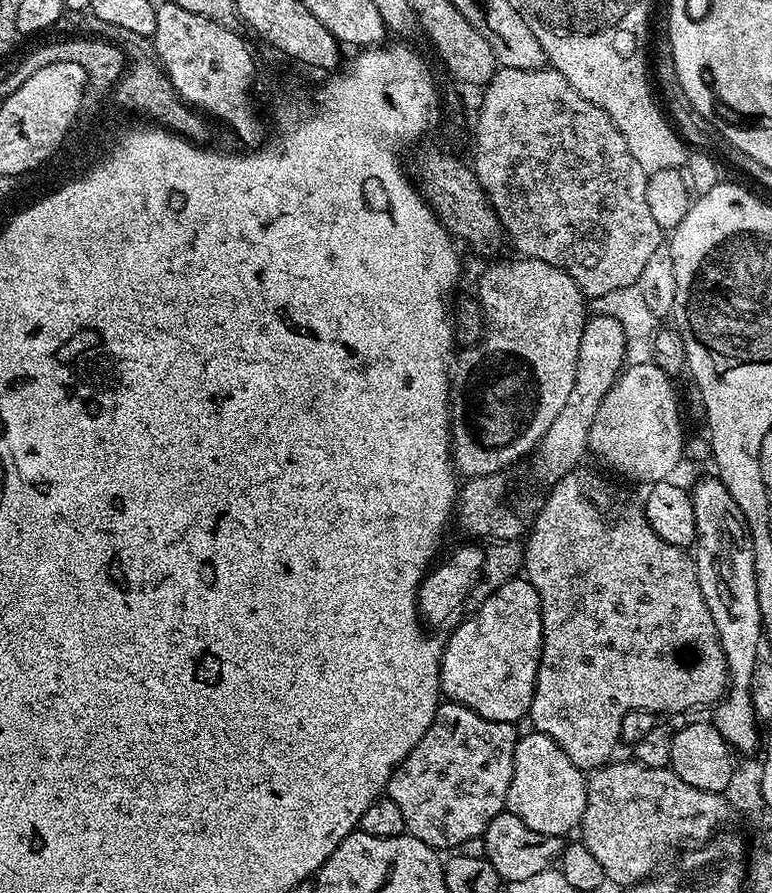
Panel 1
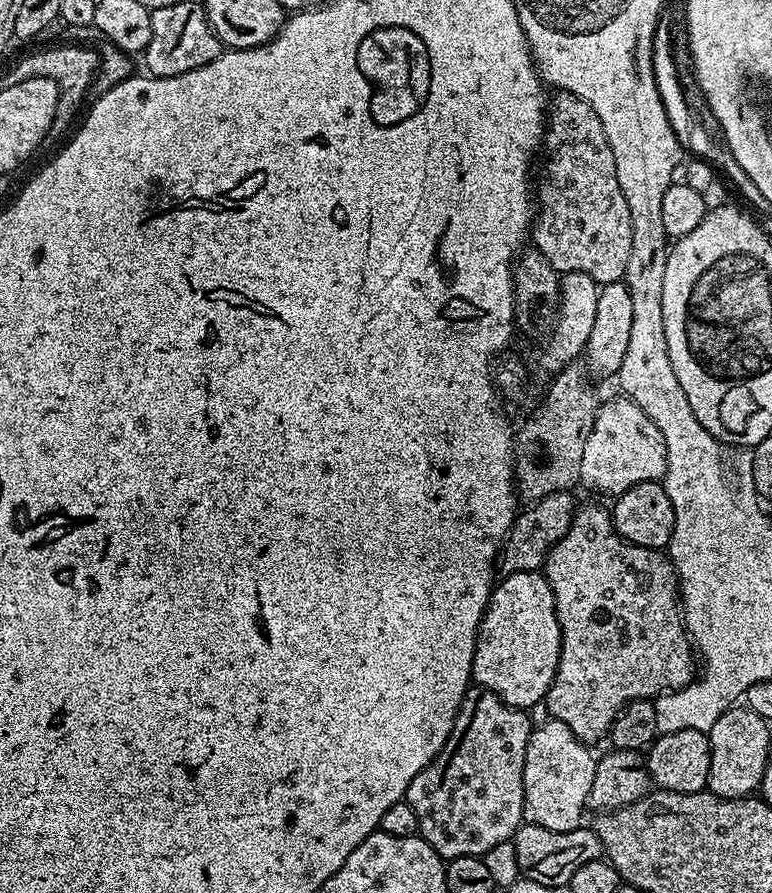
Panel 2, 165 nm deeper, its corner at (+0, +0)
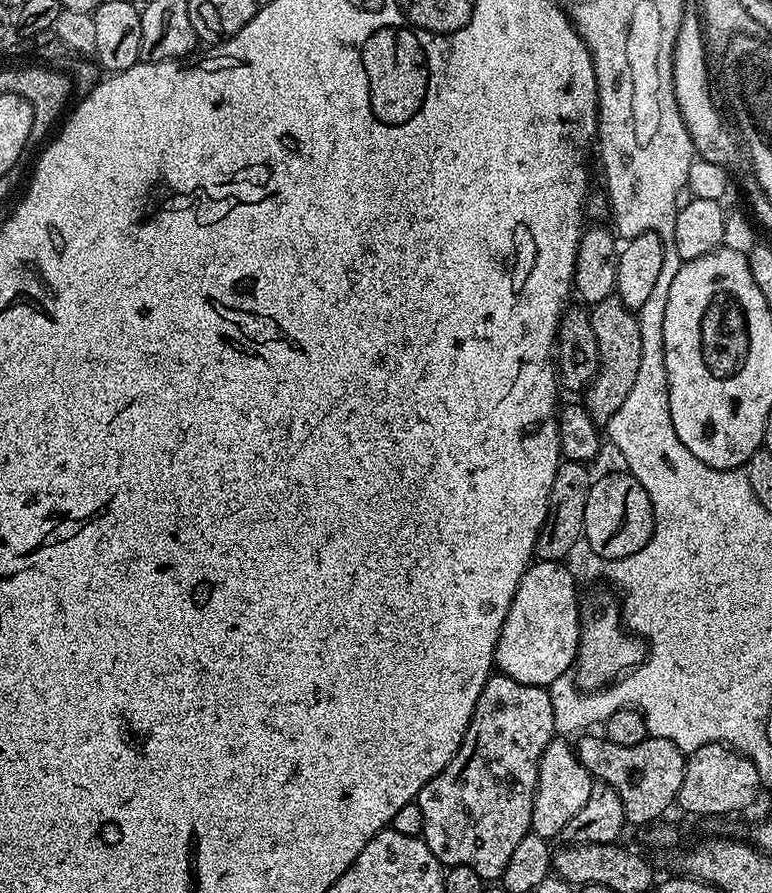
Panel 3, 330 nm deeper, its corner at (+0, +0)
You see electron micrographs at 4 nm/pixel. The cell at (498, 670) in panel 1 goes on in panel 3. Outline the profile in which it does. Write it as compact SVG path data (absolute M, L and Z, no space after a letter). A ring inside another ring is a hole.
M536 560L528 565L526 574L522 574L522 582L518 582L514 602L510 602L510 614L506 614L506 622L502 622L502 634L498 638L494 664L503 675L514 678L514 682L539 688L548 688L558 678L569 675L580 645L582 595L576 589L575 579L573 569L561 561Z

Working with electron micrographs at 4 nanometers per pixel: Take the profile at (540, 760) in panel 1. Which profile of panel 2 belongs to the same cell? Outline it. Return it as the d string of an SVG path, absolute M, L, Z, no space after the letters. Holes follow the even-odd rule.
M554 719L543 720L535 725L526 742L526 762L522 774L522 786L524 787L524 818L527 823L537 824L546 830L574 830L581 827L580 820L588 808L588 795L590 786L594 782L594 770L597 757L592 756L593 749L584 741L577 738L574 730L566 726L566 722L558 722Z

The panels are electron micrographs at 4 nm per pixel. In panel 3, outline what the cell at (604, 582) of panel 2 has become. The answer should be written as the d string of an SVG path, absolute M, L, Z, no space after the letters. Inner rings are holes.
M592 596L583 601L580 610L580 645L576 651L574 676L585 689L599 690L613 683L621 674L637 668L645 658L644 641L622 626L622 609L613 597L611 600L608 596Z

